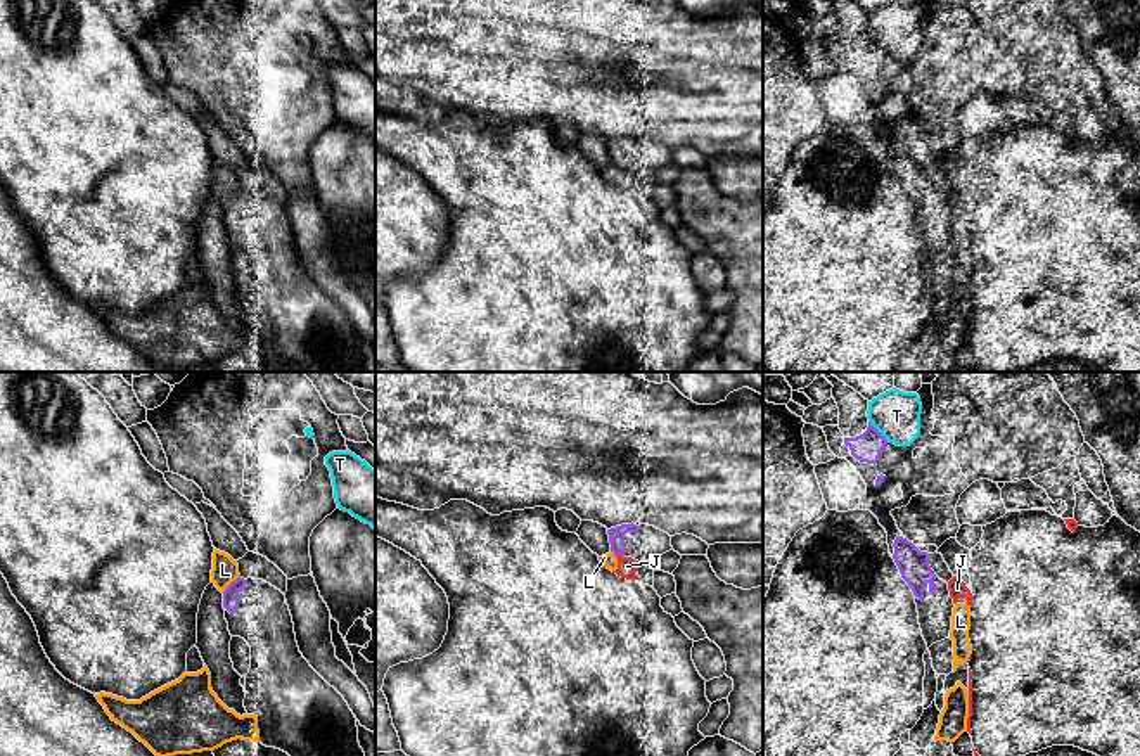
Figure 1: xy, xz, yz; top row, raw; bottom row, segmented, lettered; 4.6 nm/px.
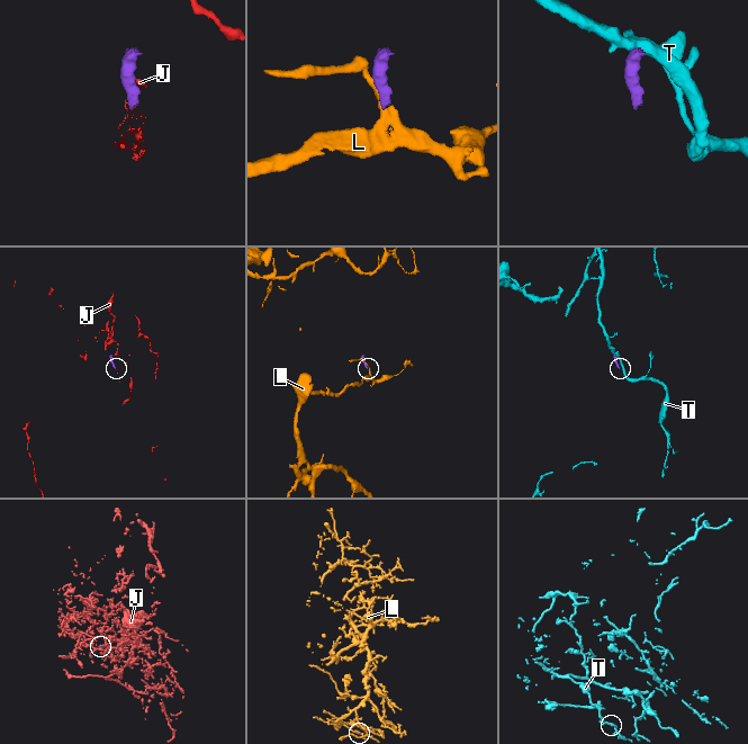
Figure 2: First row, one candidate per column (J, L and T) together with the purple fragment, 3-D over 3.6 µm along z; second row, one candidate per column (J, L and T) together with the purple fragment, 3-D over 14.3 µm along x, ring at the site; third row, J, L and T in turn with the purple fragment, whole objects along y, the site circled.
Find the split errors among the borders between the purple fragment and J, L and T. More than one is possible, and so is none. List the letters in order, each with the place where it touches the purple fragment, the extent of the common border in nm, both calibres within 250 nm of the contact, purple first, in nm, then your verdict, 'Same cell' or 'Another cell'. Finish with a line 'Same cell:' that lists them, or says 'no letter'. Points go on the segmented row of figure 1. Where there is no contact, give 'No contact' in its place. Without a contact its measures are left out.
J: Touches purple at xz (618, 554). Shared border 40 nm. Thickness 80 nm (purple) against 90 nm. Another cell
L: Touches purple at xy (230, 583). Shared border 120 nm. Thickness 80 nm (purple) against 120 nm. Another cell
T: Touches purple at yz (877, 431). Shared border 140 nm. Thickness 140 nm (purple) against 220 nm. Another cell
Same cell: no letter

